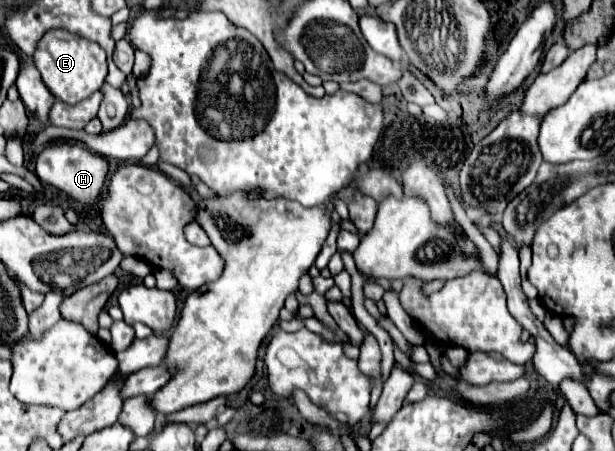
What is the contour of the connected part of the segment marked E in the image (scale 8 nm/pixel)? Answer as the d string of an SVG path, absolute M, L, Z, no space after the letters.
M64 30L46 32L40 38L40 44L36 46L32 60L38 72L42 74L44 84L50 88L50 92L66 104L78 104L80 100L98 92L108 74L106 52L96 42L90 42L86 38L80 38Z

